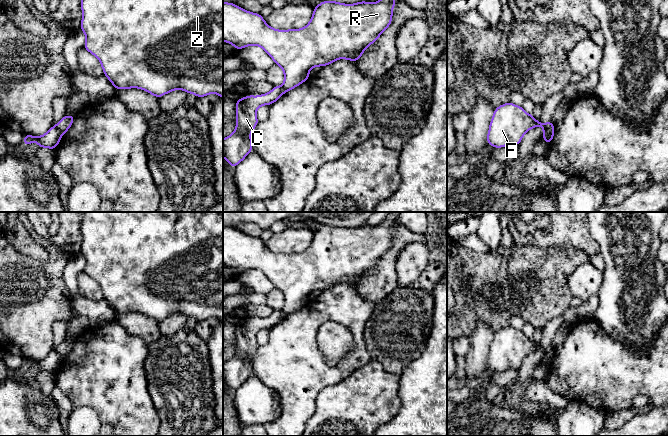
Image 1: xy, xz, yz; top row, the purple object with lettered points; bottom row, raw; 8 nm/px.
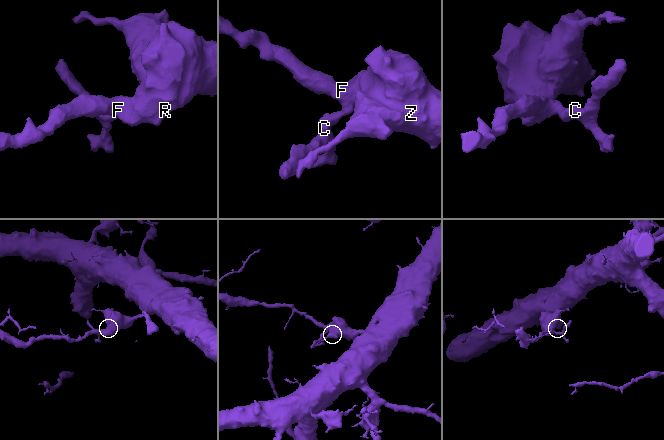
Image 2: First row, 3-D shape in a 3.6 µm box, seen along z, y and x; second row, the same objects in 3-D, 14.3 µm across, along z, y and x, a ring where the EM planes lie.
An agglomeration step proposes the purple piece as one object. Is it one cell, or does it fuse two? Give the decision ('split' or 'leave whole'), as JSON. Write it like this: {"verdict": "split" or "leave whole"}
{"verdict": "split"}

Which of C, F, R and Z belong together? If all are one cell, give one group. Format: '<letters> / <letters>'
C / F R Z

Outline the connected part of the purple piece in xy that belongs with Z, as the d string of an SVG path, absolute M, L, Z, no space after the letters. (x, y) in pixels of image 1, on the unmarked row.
M84 212L81 220L81 234L83 241L81 244L80 253L86 260L84 272L98 282L102 290L104 300L109 303L114 312L120 314L138 312L152 318L157 322L160 322L176 313L181 313L187 318L195 318L197 322L201 322L213 317L223 322L223 212Z

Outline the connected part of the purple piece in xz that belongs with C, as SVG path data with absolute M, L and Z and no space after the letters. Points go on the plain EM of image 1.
M281 310L259 320L248 319L236 324L235 355L223 363L223 382L231 391L237 390L253 374L251 357L258 348L256 335L263 329L271 329L284 318Z

